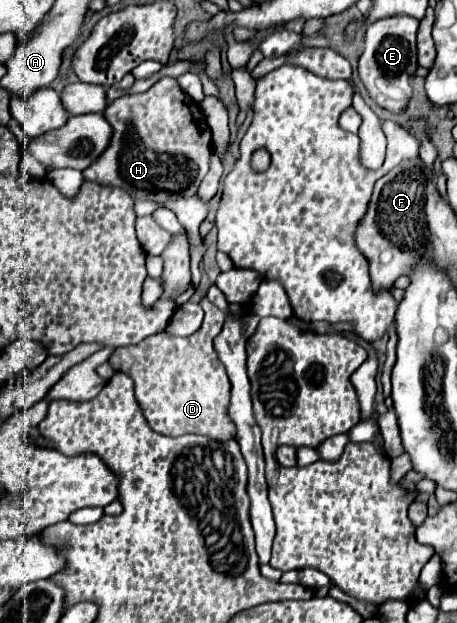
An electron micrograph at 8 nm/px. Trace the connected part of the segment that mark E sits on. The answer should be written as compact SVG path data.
M392 16L368 26L364 36L364 52L358 60L358 78L368 90L370 98L384 110L402 114L408 108L412 86L410 78L416 74L416 30L418 20L410 16Z

